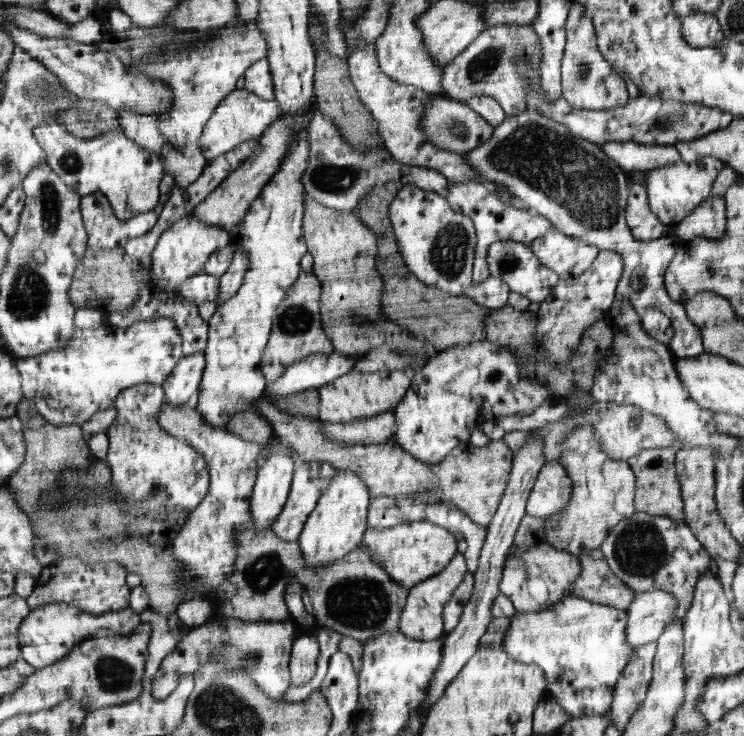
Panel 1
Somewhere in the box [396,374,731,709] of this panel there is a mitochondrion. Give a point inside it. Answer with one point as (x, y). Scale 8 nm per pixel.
(640, 549)

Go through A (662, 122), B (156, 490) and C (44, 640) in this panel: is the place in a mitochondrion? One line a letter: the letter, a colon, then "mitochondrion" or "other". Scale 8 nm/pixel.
A: mitochondrion
B: mitochondrion
C: other

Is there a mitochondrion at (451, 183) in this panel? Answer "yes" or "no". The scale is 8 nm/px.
no

